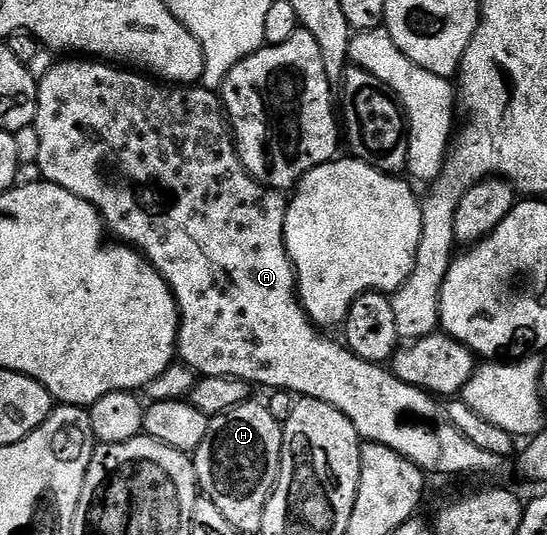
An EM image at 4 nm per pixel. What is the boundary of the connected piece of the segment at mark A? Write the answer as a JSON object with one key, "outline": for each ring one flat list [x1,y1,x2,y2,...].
{"outline":[[70,57,67,63,58,63,46,76,41,76,38,79,38,112,34,118,32,126,36,133,39,134,40,151,37,163,42,170,42,178,47,183,55,183,64,189,68,189,68,193,76,193,76,197,80,197,84,201,88,201,98,210,98,214,104,224,105,230,110,231,115,235,115,240,121,241,125,246,133,247,139,255,143,255,157,269,164,277,164,281,169,285,170,291,174,294,175,301,178,302,178,349,176,352,177,358,186,366,191,367,195,376,201,377,207,375,208,377,232,377,233,379,243,379,248,385,255,385,259,383,262,387,274,387,270,389,277,389,282,393,293,393,295,396,303,399,315,399,316,401,324,401,328,405,332,405,332,409,340,409,340,413,344,413,344,417,348,417,348,421,352,421,352,425,356,429,359,439,367,443,379,443,380,445,388,445,388,449,396,449,396,453,400,453,400,457,408,457,408,461,412,461,418,467,421,467,423,472,434,475,468,475,473,472,476,475,494,475,501,469,504,463,503,456,496,453,488,453,485,449,480,449,476,445,472,445,472,441,468,441,468,437,464,437,464,433,460,433,460,429,456,429,451,423,446,422,444,418,443,408,440,406,439,400,431,395,428,391,422,391,419,387,408,385,404,381,400,381,394,376,393,370,387,369,385,366,377,363,369,363,354,354,346,348,341,342,333,343,330,339,325,339,323,332,319,330,315,324,310,322,310,317,306,310,302,308,302,304,298,301,298,280,294,278,294,266,290,260,290,254,286,248,286,234,284,233,284,221,286,220,286,205,287,200,284,198,283,192,274,191,271,187,265,187,262,183,257,183,248,172,242,163,242,158,238,156,238,149,234,141,231,128,228,126,227,116,224,114,221,98,215,92,207,91,201,85,163,85,161,82,155,81,153,78,147,77,142,73,135,73,130,69,123,69,118,65,111,65,106,61,91,61,86,57]]}

